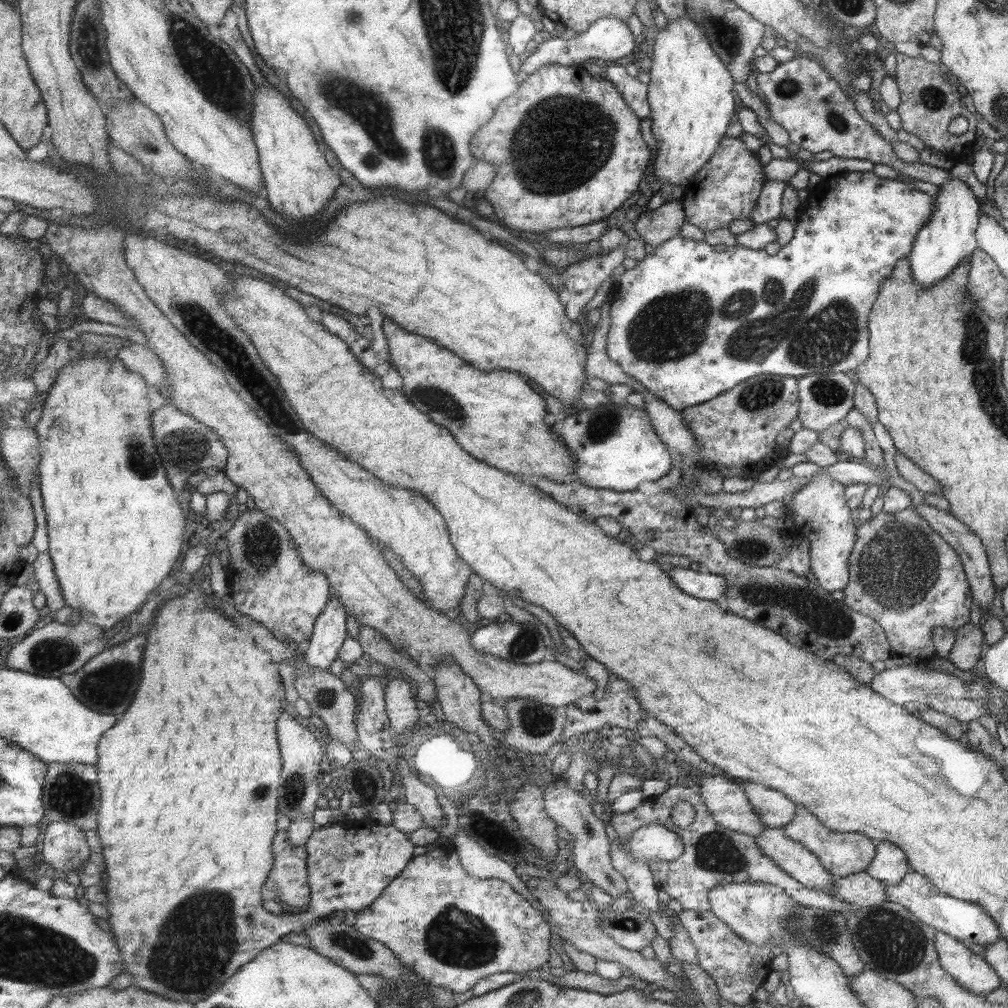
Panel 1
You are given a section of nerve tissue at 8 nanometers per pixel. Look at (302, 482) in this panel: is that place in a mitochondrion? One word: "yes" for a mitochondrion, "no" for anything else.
no

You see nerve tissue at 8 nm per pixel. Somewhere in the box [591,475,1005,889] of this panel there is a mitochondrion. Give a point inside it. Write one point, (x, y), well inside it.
(897, 569)

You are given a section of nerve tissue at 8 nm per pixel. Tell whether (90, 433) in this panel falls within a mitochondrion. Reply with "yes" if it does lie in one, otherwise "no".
no

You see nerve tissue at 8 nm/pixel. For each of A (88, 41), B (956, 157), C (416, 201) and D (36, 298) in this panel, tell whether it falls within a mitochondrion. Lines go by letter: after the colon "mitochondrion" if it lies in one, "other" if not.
A: mitochondrion
B: other
C: other
D: other

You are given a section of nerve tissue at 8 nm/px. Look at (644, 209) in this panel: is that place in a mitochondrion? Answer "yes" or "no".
no

